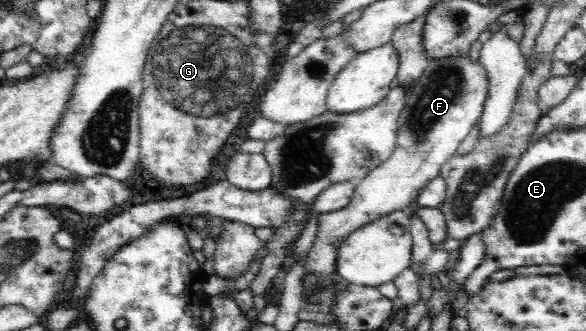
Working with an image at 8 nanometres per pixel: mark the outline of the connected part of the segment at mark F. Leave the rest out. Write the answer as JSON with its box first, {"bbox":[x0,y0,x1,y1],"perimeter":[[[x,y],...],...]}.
{"bbox":[304,53,489,282],"perimeter":[[[469,53],[464,55],[446,55],[429,61],[424,73],[411,85],[406,105],[399,115],[396,149],[384,165],[372,169],[364,180],[356,183],[357,187],[349,205],[343,209],[326,214],[320,214],[320,229],[317,239],[305,257],[304,276],[314,276],[322,282],[334,282],[336,274],[336,252],[334,243],[342,241],[348,233],[359,229],[362,225],[376,221],[380,217],[396,211],[410,211],[422,188],[432,179],[440,176],[442,167],[457,153],[459,145],[468,137],[470,130],[479,122],[483,112],[483,105],[488,95],[489,77],[487,69],[478,61],[473,61]]]}

